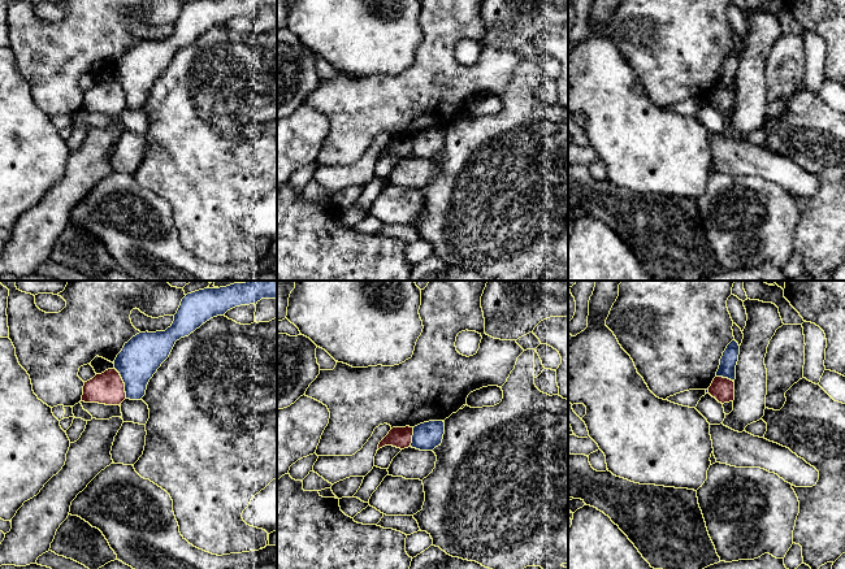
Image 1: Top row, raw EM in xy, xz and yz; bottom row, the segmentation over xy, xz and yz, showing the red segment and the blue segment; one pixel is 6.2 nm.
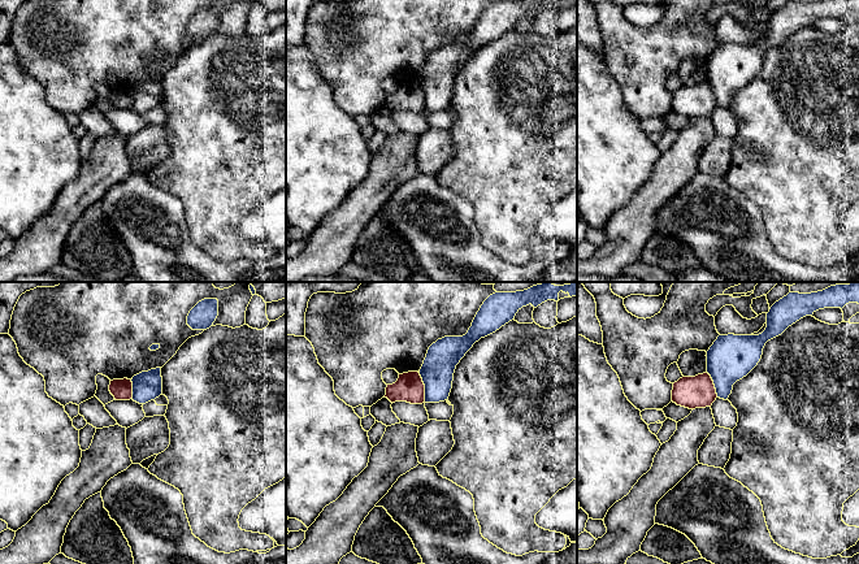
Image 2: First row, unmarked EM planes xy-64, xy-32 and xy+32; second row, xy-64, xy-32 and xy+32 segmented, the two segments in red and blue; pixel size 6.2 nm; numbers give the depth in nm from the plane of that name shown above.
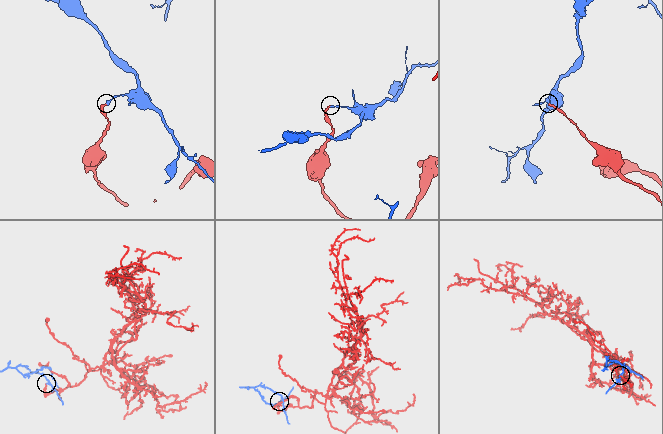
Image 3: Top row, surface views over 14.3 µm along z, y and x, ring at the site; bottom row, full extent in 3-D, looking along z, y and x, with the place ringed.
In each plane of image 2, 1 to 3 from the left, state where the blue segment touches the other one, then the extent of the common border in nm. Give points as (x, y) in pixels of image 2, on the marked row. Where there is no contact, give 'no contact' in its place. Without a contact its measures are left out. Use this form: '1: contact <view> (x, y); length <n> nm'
1: contact xy-64 (131, 389); length 120 nm
2: contact xy-32 (424, 387); length 200 nm
3: contact xy+32 (714, 385); length 170 nm

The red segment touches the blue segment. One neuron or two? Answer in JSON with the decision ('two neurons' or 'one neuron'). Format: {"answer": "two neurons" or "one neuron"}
{"answer": "two neurons"}

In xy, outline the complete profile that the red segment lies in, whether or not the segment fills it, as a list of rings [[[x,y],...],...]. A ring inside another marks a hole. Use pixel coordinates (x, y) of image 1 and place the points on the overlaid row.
[[[108,369],[84,382],[82,401],[121,405],[126,399],[125,383],[116,369]]]

